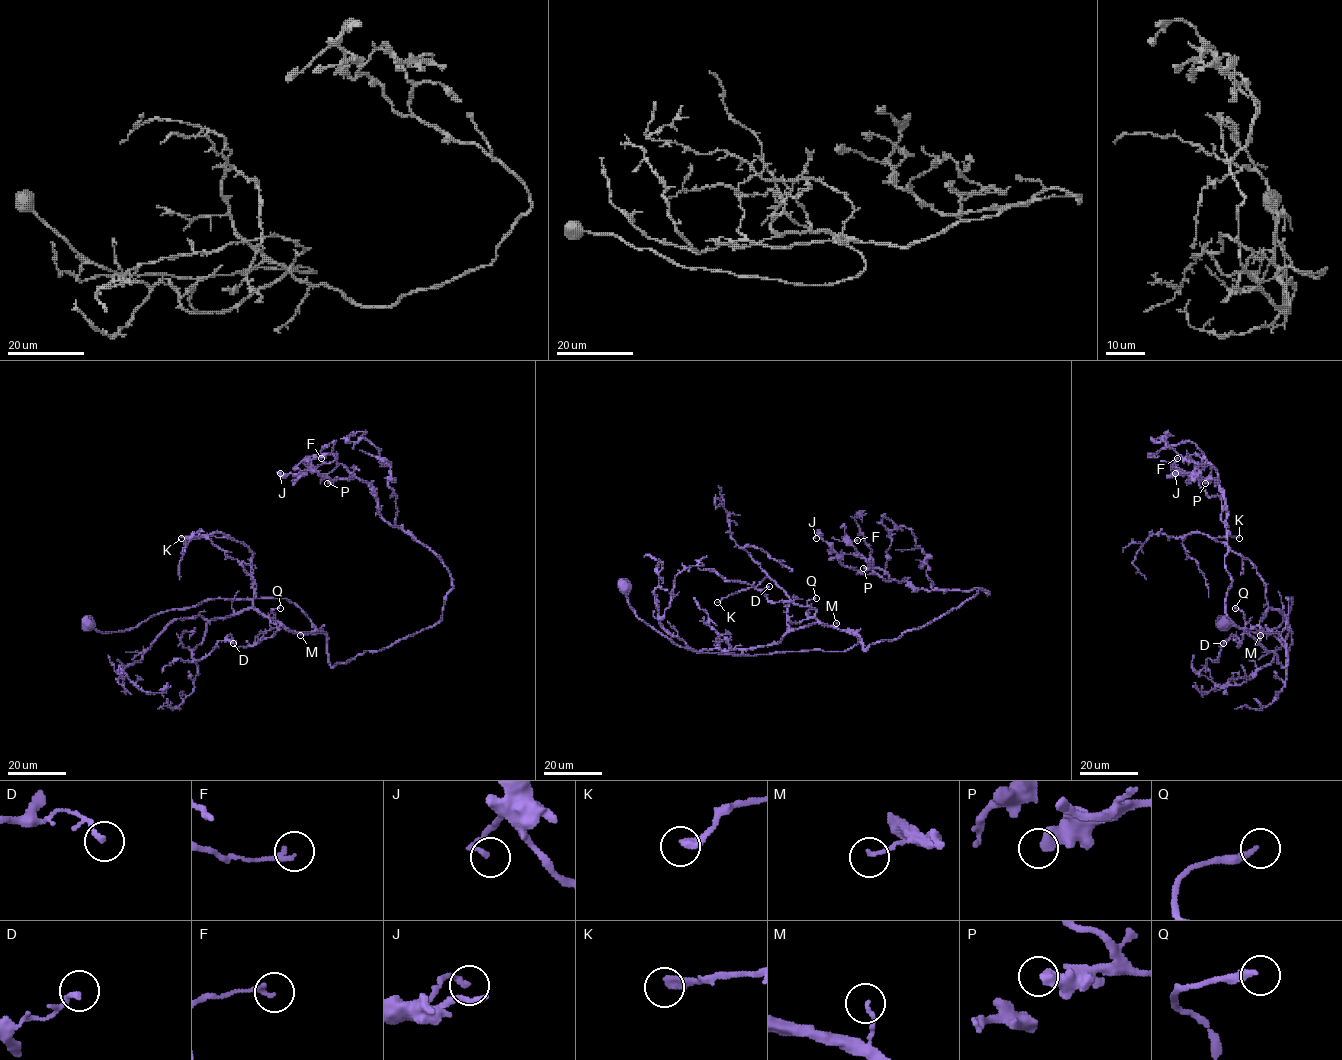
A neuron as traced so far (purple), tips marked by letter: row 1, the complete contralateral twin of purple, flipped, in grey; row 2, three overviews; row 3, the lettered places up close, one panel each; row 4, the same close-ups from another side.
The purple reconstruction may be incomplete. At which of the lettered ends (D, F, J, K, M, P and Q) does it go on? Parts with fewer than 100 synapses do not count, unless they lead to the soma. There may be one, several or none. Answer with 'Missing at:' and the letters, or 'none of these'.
Missing at: none of these

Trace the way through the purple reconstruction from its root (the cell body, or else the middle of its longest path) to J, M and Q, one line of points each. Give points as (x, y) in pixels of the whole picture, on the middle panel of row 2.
J: (623, 584), (675, 644), (736, 655), (859, 638), (865, 650), (989, 593), (887, 581), (816, 538)
M: (623, 584), (639, 618), (697, 652), (756, 655), (852, 648), (858, 638), (836, 623)
Q: (623, 584), (639, 618), (679, 646), (705, 653), (852, 648), (856, 636), (815, 617), (806, 604), (816, 598)

